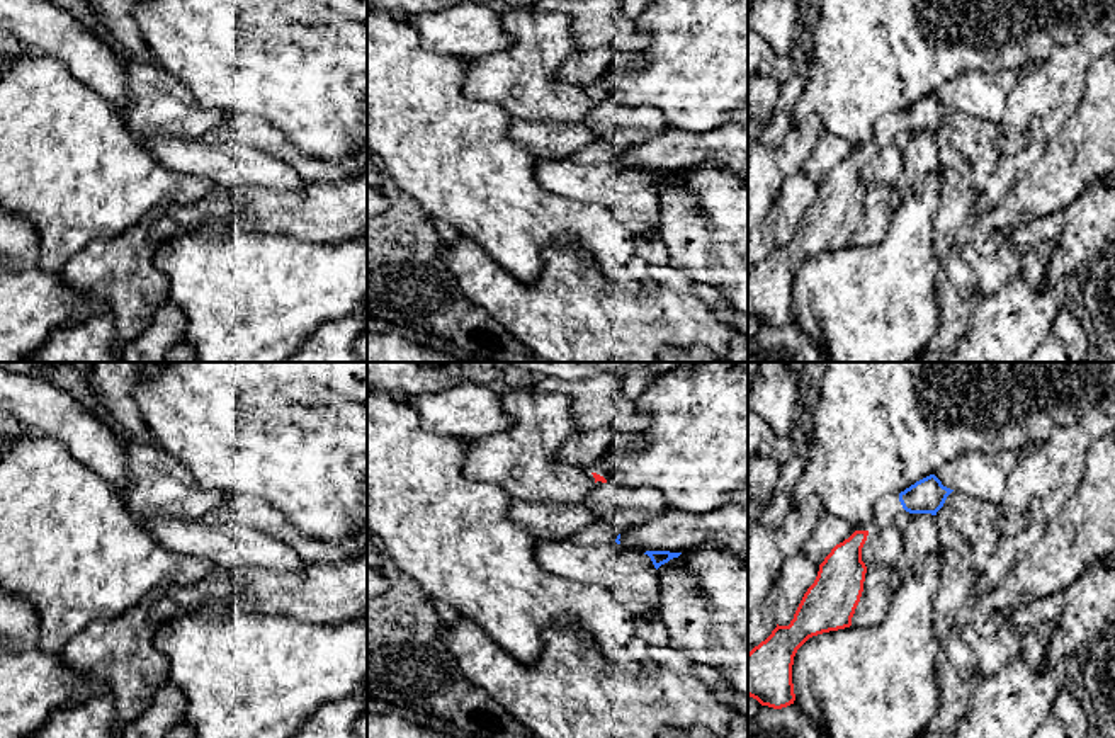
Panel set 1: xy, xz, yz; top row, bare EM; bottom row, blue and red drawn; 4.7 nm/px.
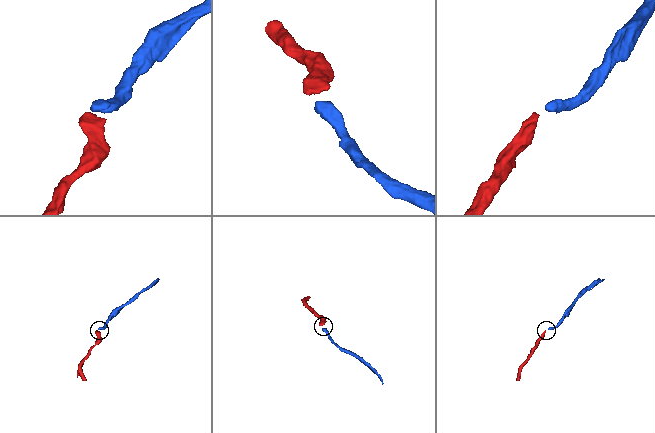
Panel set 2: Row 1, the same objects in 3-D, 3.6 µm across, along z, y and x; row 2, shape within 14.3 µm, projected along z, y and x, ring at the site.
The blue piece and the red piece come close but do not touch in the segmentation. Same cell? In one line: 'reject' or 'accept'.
accept

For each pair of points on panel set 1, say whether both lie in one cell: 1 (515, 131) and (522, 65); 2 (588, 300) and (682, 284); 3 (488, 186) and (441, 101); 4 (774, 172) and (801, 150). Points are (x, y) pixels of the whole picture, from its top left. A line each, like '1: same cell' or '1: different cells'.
1: different cells
2: different cells
3: same cell
4: same cell

